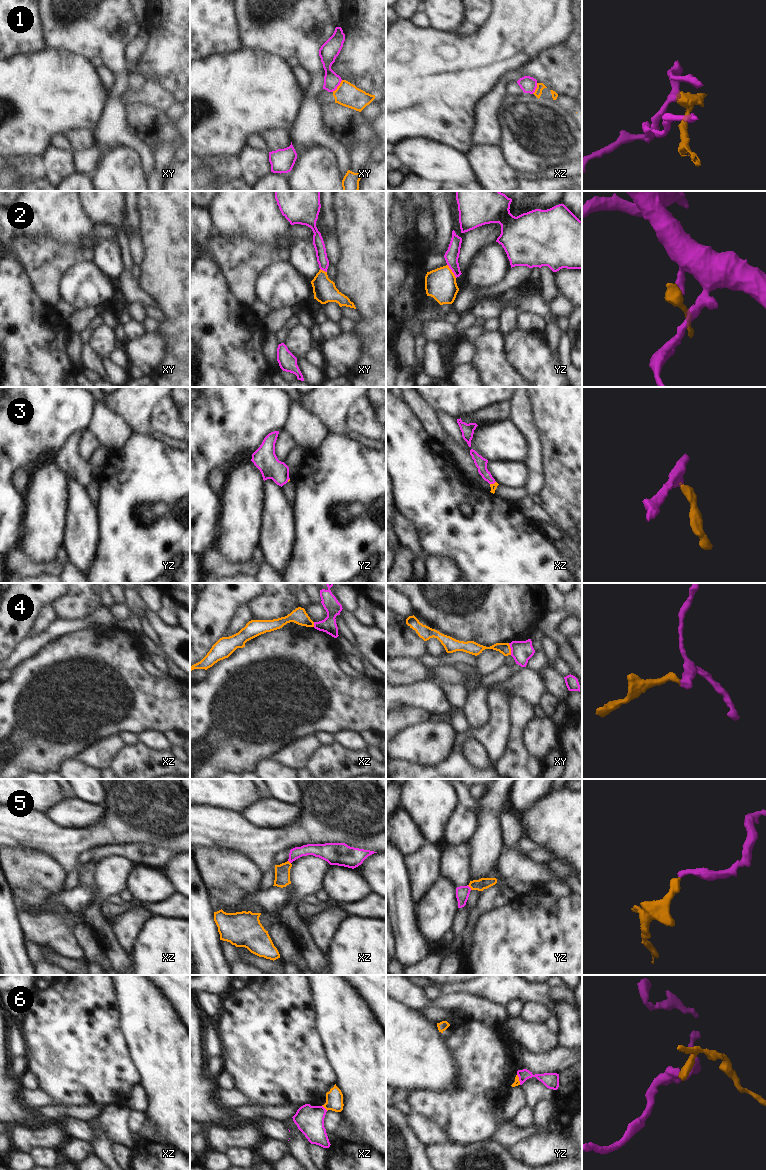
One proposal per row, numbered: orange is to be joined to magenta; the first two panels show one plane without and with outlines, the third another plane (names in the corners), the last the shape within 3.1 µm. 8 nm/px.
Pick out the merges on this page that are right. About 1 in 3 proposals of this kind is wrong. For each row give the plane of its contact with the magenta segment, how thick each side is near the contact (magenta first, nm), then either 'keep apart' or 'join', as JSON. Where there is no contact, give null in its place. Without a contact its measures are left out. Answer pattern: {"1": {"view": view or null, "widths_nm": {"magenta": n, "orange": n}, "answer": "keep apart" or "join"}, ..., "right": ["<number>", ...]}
{"1": {"view": "xy", "widths_nm": {"magenta": 130, "orange": 190}, "answer": "keep apart"}, "2": {"view": "yz", "widths_nm": {"magenta": 120, "orange": 240}, "answer": "keep apart"}, "3": {"view": "xz", "widths_nm": {"magenta": 100, "orange": 50}, "answer": "join"}, "4": {"view": "xy", "widths_nm": {"magenta": 170, "orange": 90}, "answer": "join"}, "5": {"view": "yz", "widths_nm": {"magenta": 110, "orange": 90}, "answer": "join"}, "6": {"view": "xz", "widths_nm": {"magenta": 220, "orange": 140}, "answer": "keep apart"}, "right": ["3", "4", "5"]}

